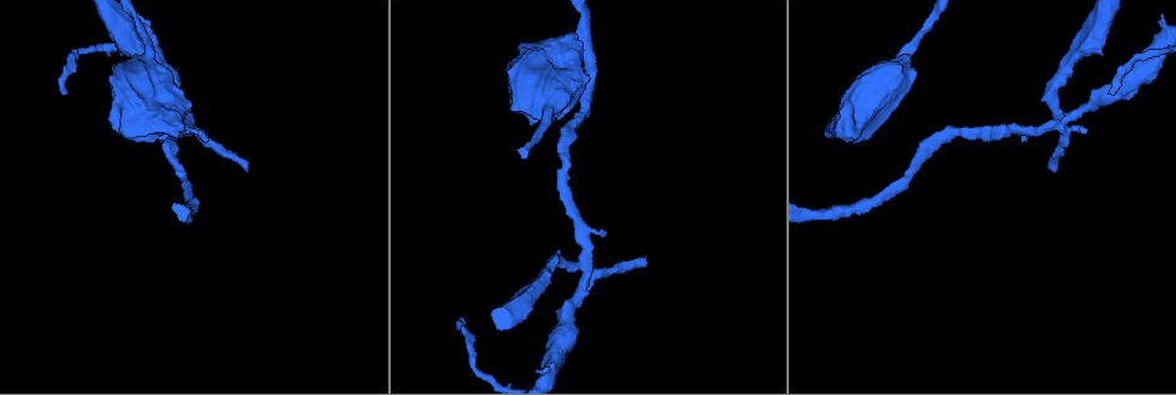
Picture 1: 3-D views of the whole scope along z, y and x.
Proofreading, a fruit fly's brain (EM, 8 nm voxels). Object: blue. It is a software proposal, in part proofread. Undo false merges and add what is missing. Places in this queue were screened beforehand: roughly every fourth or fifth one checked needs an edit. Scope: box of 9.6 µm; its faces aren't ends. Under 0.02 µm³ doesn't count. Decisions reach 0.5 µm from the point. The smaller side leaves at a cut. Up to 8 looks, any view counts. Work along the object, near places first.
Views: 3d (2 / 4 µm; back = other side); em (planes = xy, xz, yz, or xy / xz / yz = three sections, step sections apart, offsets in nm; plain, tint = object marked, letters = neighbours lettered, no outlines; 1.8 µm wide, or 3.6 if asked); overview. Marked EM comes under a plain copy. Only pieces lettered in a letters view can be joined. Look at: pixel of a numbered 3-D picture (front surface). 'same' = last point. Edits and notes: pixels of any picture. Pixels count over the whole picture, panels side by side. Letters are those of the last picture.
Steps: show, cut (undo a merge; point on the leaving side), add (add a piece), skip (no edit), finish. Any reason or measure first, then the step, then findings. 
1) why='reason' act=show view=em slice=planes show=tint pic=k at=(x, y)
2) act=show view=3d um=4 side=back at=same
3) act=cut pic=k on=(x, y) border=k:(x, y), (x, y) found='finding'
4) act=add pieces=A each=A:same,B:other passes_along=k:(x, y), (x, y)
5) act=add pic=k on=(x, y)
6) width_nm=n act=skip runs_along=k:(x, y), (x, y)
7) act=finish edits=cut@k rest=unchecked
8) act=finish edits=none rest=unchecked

why='long arm stops here' act=show view=em slice=planes show=letters pic=1 at=(1113, 94)

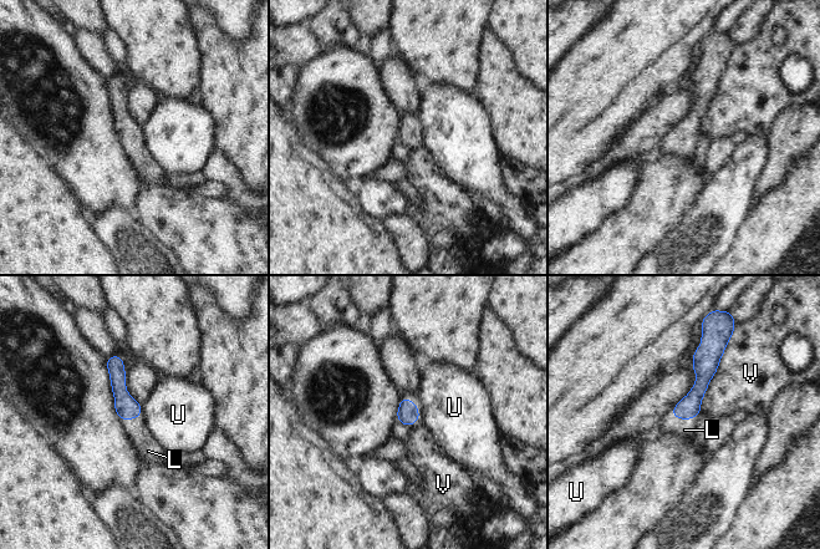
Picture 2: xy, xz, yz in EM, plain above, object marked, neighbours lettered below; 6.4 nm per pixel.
width_nm=140 act=add pieces=L each=L:same,U:other,V:other passes_along=2:(689, 407), (684, 418), (684, 430) found='the cell continues'

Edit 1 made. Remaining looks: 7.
act=show view=em um=3.6 slice=xy step=16 show=tint pic=1 at=(147, 55)

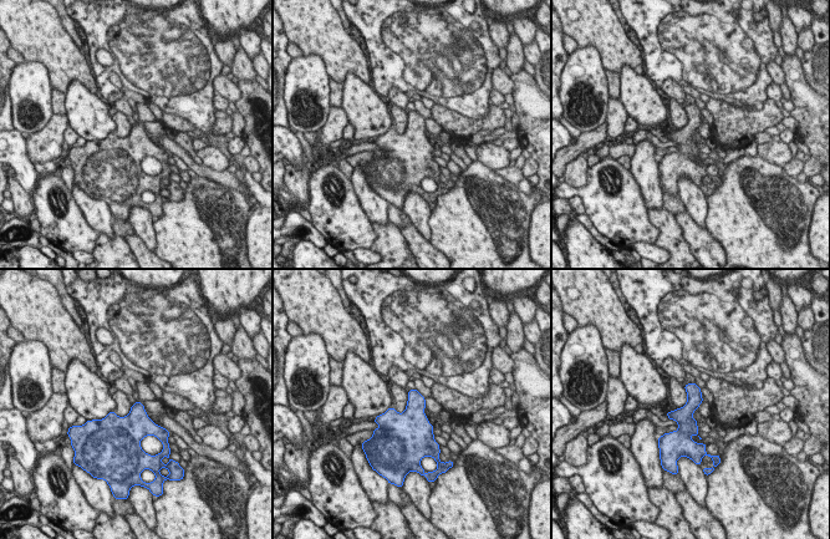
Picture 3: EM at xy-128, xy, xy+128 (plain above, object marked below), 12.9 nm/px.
why='cut it another way' act=show view=em um=3.6 slice=planes show=letters at=same

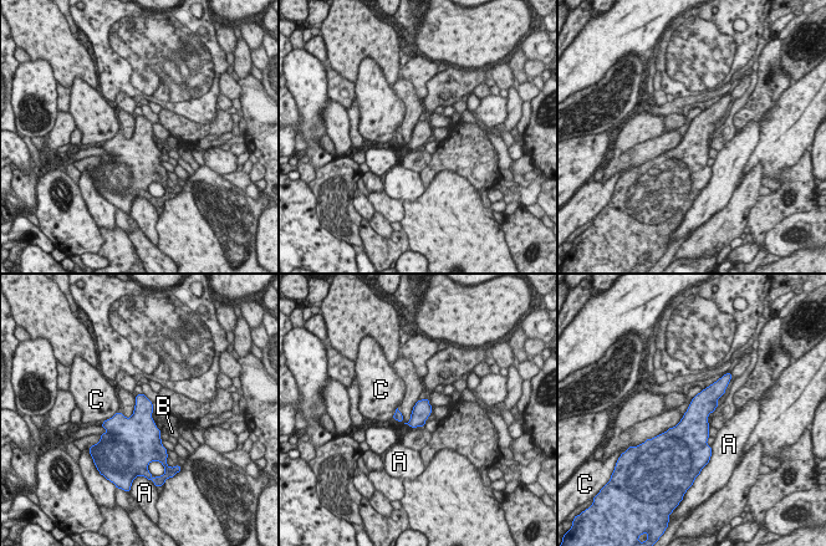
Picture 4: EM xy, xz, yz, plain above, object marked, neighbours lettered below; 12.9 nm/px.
act=skip each=A:other,B:other,C:other border=4:(117, 411), (105, 421) found='continuous, no second cell'

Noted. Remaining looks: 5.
act=finish edits=add@2 rest=unchecked

